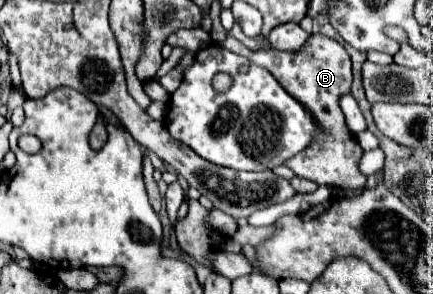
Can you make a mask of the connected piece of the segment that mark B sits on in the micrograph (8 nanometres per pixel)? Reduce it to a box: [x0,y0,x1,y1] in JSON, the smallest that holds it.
[217,33,367,189]

